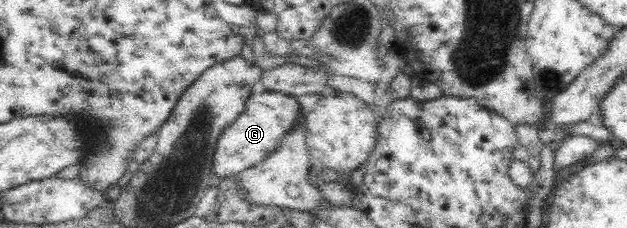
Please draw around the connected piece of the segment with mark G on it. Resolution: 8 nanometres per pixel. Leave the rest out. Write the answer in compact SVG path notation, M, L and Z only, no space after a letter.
M256 88L246 99L246 105L236 119L220 132L212 158L213 176L227 178L242 173L245 169L262 161L278 145L282 134L292 127L300 107L296 97Z

